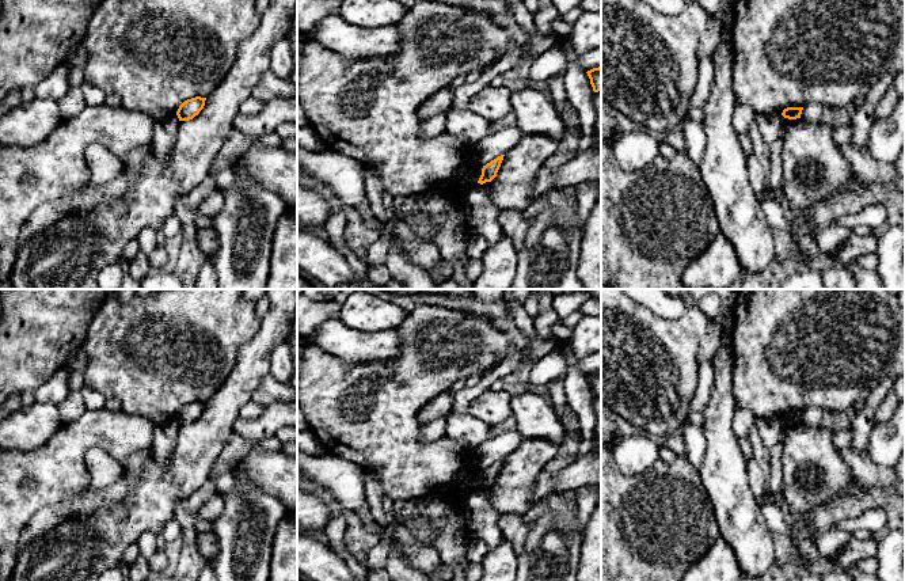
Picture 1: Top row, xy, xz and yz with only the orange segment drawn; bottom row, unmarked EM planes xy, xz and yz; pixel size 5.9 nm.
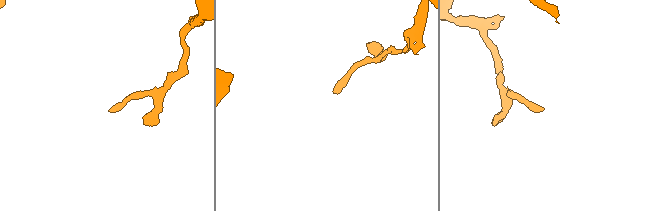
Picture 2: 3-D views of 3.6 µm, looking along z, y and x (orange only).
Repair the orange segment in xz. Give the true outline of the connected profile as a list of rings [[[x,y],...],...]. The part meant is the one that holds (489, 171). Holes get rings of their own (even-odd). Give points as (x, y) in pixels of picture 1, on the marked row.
[[[501,155],[497,159],[487,163],[486,166],[483,166],[482,175],[480,175],[479,181],[478,181],[478,183],[483,185],[486,182],[491,182],[497,176],[497,172],[498,172],[498,170],[501,167],[503,156],[505,155]]]

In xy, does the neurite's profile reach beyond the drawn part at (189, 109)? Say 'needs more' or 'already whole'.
already whole

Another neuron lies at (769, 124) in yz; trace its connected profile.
[[[757,113],[754,125],[758,128],[764,141],[771,147],[780,136],[783,128],[780,113]]]

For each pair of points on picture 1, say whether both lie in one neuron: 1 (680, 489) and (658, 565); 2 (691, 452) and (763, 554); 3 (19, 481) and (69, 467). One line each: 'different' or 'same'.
1: same
2: different
3: same

